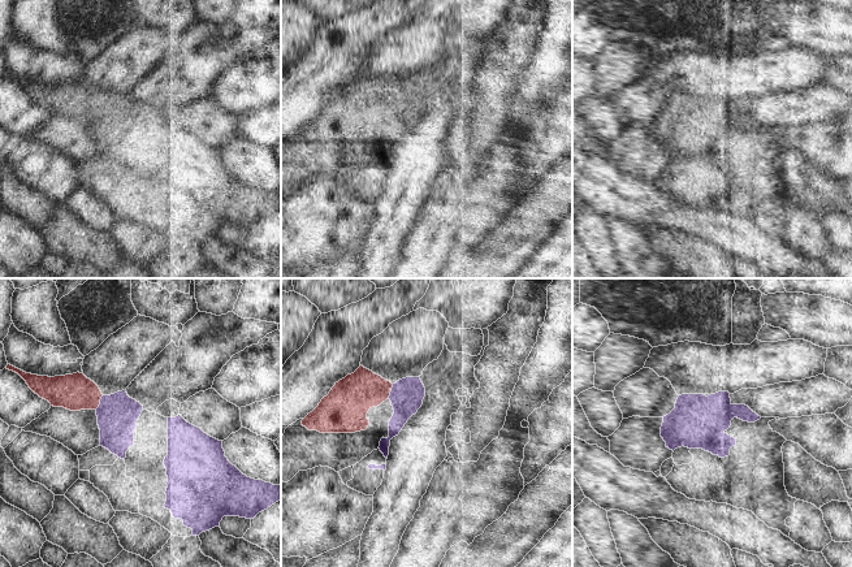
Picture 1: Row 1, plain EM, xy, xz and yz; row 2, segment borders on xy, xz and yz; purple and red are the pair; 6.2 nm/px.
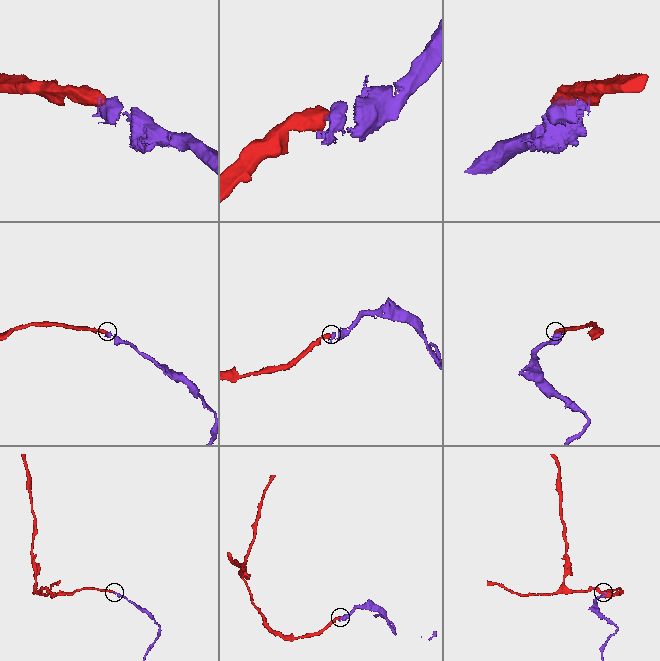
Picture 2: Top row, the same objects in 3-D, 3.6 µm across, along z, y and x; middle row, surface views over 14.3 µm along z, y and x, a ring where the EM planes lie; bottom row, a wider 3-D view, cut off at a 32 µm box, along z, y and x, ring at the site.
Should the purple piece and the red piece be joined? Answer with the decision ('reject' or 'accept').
accept

